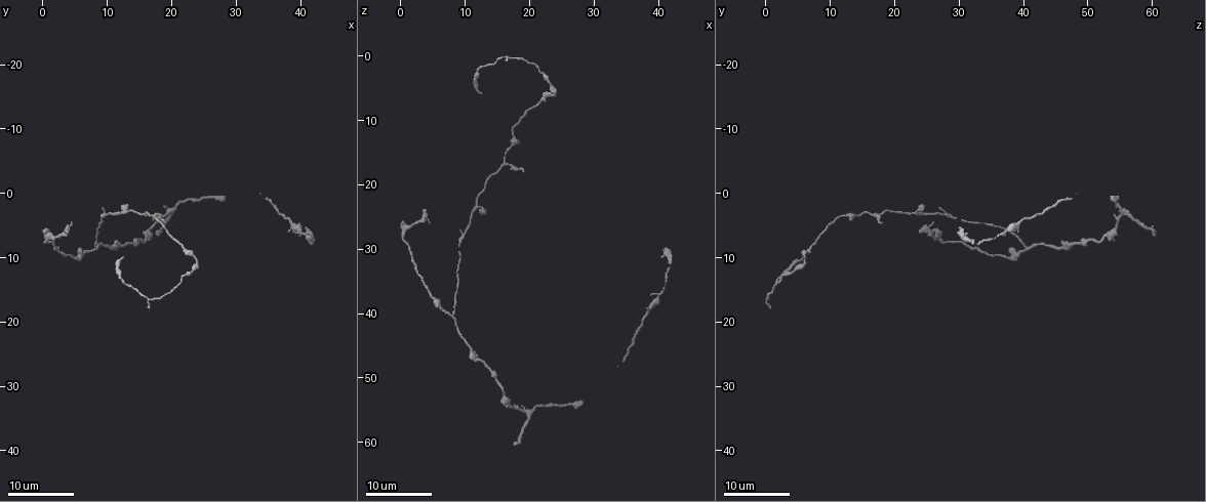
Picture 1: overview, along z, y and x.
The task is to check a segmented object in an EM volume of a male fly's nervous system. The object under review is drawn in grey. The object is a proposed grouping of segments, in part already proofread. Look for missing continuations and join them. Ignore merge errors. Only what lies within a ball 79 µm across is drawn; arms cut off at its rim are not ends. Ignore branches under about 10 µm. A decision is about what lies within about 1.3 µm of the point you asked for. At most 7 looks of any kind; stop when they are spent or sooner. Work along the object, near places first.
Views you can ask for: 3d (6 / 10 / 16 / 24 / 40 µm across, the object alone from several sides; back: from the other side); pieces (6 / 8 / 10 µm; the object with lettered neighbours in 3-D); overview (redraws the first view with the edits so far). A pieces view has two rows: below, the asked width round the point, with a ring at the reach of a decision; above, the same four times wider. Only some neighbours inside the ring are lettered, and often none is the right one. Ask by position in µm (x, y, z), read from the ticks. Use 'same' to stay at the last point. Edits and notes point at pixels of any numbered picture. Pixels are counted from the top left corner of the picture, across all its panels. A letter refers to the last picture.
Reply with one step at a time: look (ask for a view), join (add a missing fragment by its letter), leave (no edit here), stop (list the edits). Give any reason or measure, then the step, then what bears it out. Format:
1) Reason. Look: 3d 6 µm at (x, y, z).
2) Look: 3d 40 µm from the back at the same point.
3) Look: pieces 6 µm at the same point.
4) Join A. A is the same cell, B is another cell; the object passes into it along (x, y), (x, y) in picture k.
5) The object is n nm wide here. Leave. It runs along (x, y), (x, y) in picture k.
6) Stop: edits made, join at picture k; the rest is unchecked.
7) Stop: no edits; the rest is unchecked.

An open end. Look: 3d 24 µm at (9.0, 2.0, 27.0).

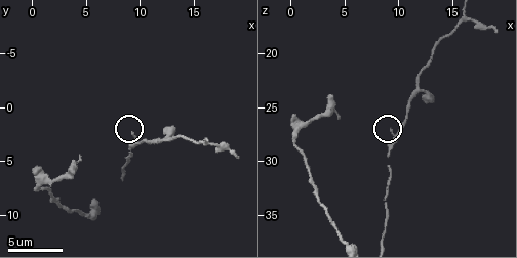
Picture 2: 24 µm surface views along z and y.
Look: pieces 8 µm at (9.2, 2.4, 27.2).

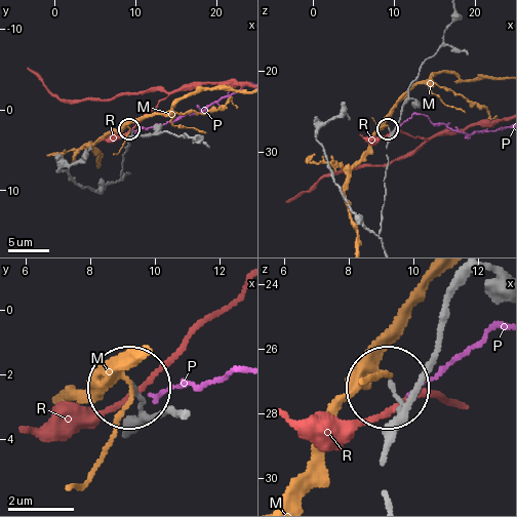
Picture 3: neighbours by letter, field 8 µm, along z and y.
Leave. M, P and R are other cells; it runs along (383, 220), (389, 130) in picture 3; none of them fits.

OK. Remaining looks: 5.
Tapers out. Look: pieces 6 µm at (4.4, 4.6, 26.2).

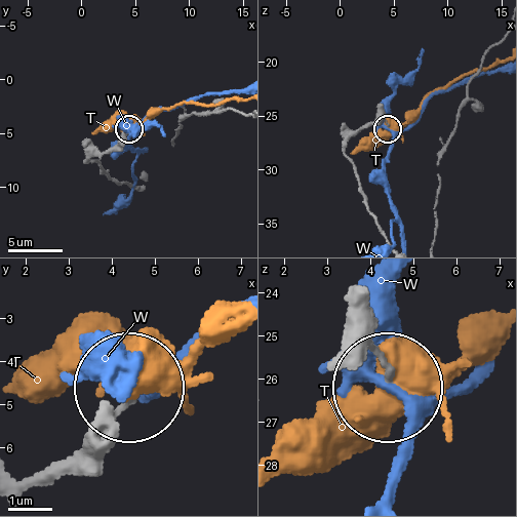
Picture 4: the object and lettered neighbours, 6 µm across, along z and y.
Leave. T and W are other cells; no lettered fragment goes on from it.

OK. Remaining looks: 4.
Branch stops here. Look: pieces 6 µm at (13.0, 2.2, 24.4).

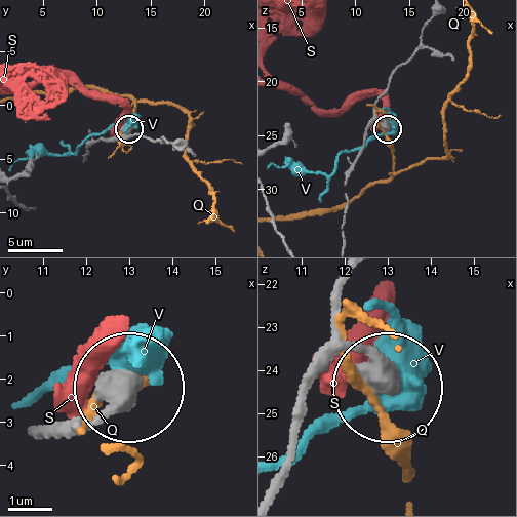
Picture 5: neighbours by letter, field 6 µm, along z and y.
Leave. Q, S and V are other cells; it runs along (343, 240), (349, 168), (367, 129), (379, 120), (386, 128) in picture 5; none of them fits.

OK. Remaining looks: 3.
Stop: no edits; the rest is unchecked.

